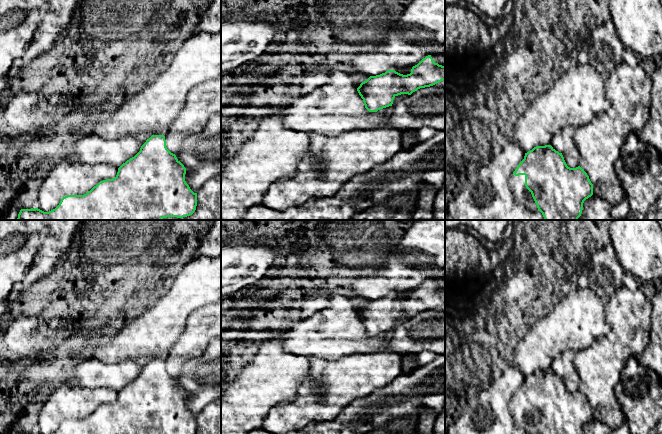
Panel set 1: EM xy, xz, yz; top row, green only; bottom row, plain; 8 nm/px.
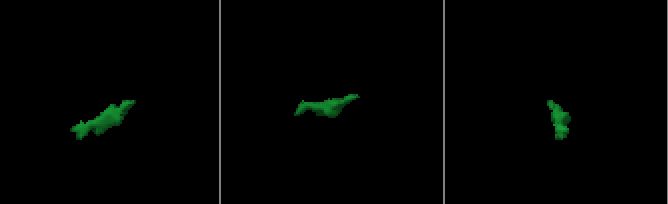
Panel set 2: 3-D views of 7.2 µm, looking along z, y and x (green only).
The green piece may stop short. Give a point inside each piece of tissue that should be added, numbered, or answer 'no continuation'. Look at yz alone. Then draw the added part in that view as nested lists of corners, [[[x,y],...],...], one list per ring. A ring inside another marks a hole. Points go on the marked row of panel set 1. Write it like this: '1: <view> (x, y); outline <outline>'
1: yz (523, 196); outline [[[512,174],[509,179],[509,185],[520,205],[523,205],[525,208],[532,211],[538,210],[531,192],[525,186],[525,175],[515,176]]]

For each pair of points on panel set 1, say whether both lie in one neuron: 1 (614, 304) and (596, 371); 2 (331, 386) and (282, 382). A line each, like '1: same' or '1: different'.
1: same
2: different

